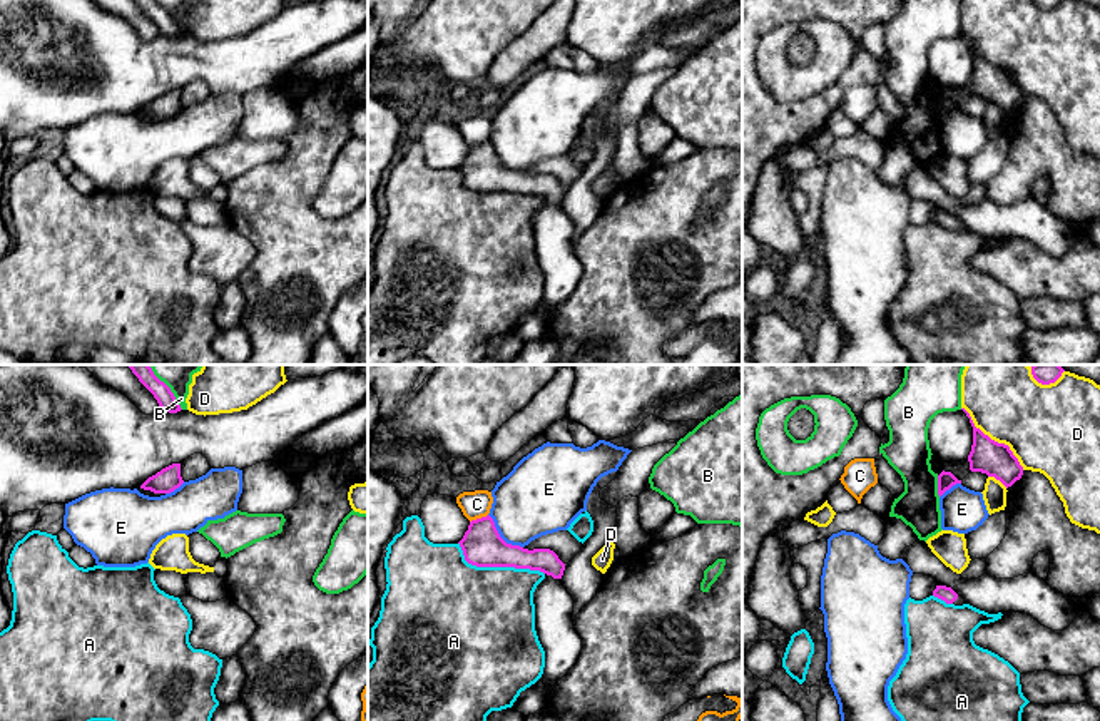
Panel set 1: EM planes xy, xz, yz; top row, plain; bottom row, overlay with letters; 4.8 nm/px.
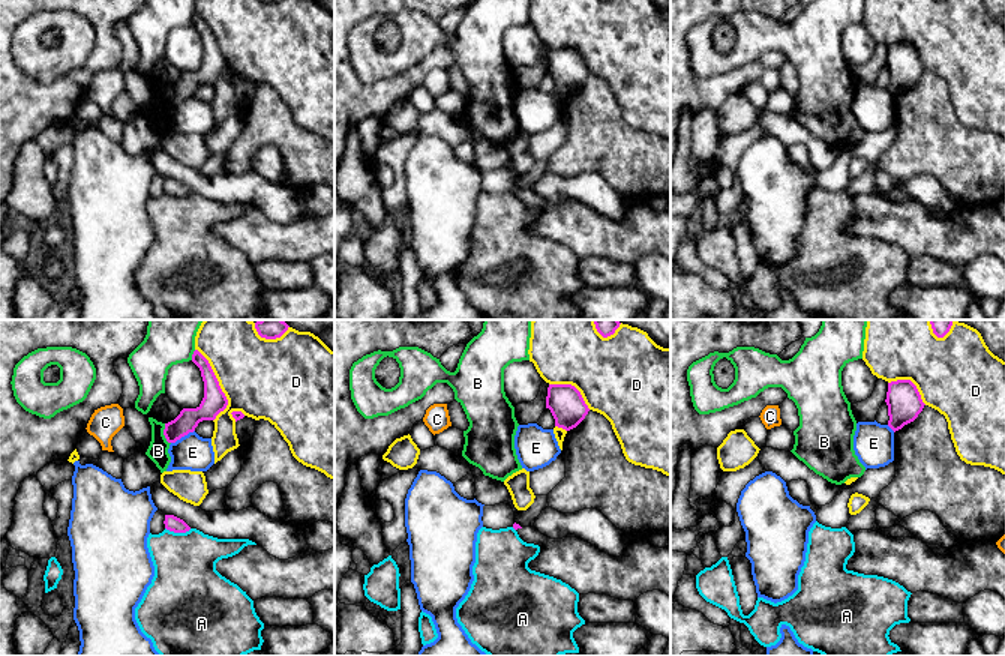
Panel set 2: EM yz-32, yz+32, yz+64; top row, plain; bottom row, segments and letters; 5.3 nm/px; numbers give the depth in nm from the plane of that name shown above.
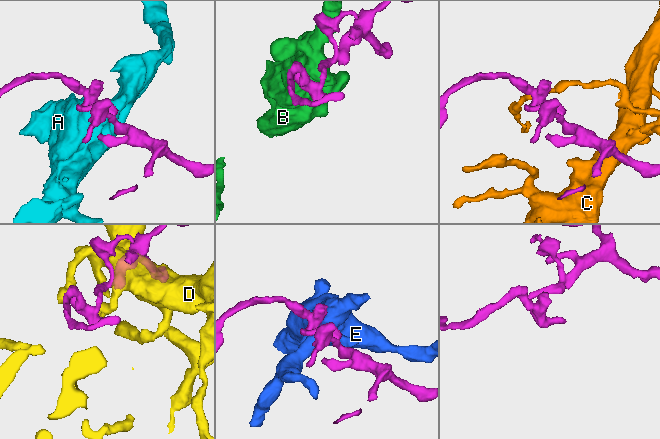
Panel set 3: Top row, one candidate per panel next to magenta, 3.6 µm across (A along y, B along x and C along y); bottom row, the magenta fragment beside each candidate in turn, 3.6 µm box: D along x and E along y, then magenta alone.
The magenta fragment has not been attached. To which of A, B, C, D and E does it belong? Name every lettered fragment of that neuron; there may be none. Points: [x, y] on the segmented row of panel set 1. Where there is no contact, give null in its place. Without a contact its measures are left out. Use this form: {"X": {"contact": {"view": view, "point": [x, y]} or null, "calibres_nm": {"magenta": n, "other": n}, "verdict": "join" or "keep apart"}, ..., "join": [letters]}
{"A": {"contact": {"view": "xz", "point": [497, 566]}, "calibres_nm": {"magenta": 200, "other": 480}, "verdict": "keep apart"}, "B": {"contact": {"view": "yz", "point": [938, 485]}, "calibres_nm": {"magenta": 80, "other": 220}, "verdict": "keep apart"}, "C": {"contact": {"view": "xz", "point": [478, 519]}, "calibres_nm": {"magenta": 200, "other": 130}, "verdict": "keep apart"}, "D": {"contact": {"view": "yz", "point": [993, 440]}, "calibres_nm": {"magenta": 160, "other": 380}, "verdict": "keep apart"}, "E": {"contact": {"view": "xz", "point": [499, 536]}, "calibres_nm": {"magenta": 200, "other": 360}, "verdict": "keep apart"}, "join": []}

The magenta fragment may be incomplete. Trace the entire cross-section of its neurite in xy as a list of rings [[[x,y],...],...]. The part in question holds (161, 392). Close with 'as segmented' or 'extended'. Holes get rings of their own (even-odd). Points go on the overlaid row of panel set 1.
[[[149,365],[125,366],[129,366],[139,381],[154,395],[160,410],[169,413],[177,413],[182,410],[171,388],[154,375]]]; as segmented

